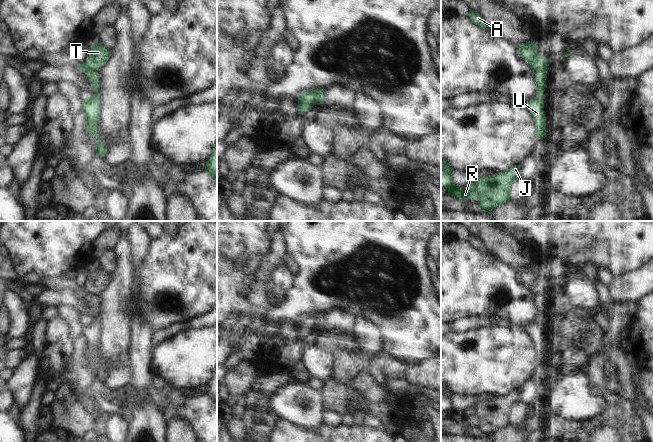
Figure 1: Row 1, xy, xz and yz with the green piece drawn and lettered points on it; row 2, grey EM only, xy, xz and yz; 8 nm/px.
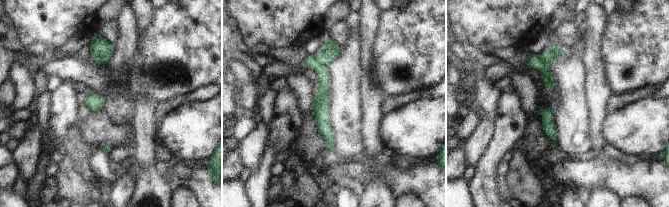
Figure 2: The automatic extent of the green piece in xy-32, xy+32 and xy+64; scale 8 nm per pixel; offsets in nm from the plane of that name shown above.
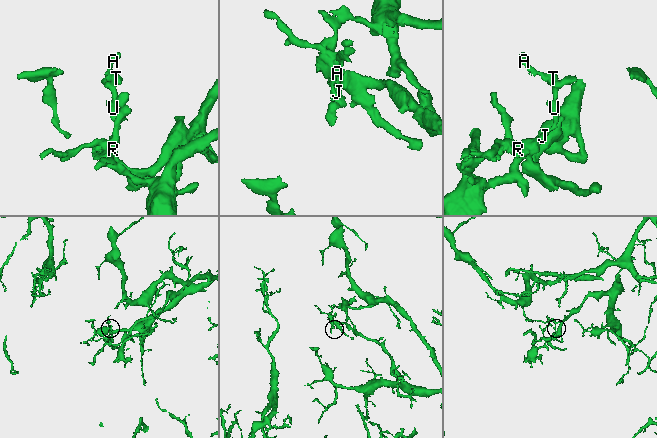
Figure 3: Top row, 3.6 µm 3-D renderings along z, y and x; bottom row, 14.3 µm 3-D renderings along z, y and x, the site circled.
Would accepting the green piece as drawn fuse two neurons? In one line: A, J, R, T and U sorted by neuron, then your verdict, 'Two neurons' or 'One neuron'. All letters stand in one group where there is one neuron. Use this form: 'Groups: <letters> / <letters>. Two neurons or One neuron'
Groups: A T / J R U. Two neurons.

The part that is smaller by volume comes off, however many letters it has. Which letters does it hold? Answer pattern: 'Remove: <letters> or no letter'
Remove: A, T

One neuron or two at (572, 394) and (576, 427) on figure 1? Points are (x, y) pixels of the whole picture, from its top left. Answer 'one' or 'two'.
one

